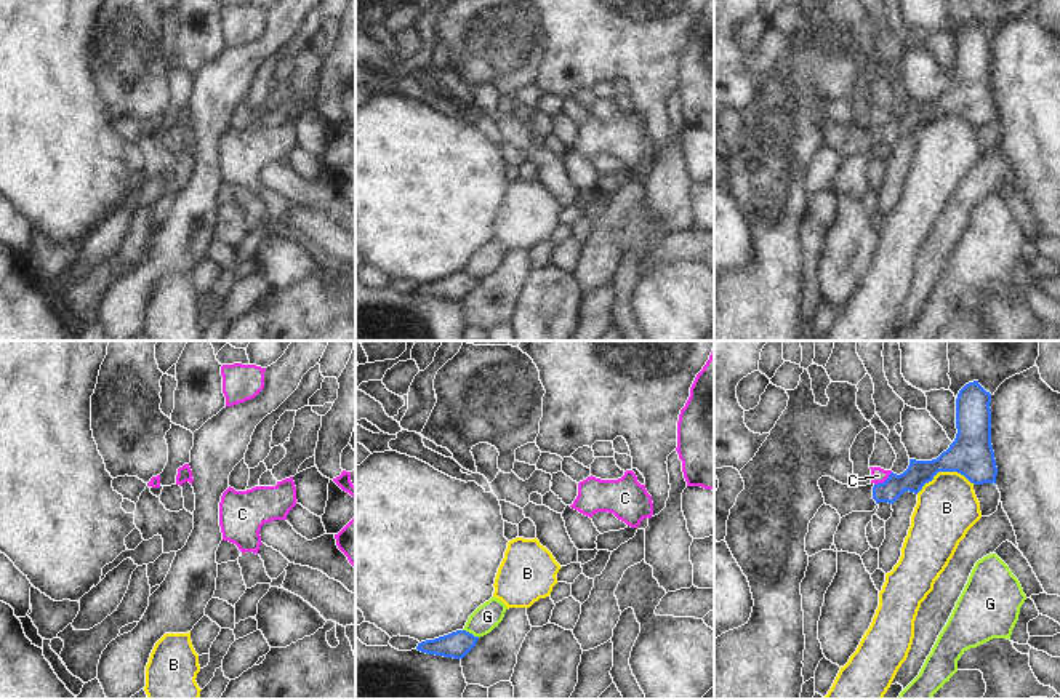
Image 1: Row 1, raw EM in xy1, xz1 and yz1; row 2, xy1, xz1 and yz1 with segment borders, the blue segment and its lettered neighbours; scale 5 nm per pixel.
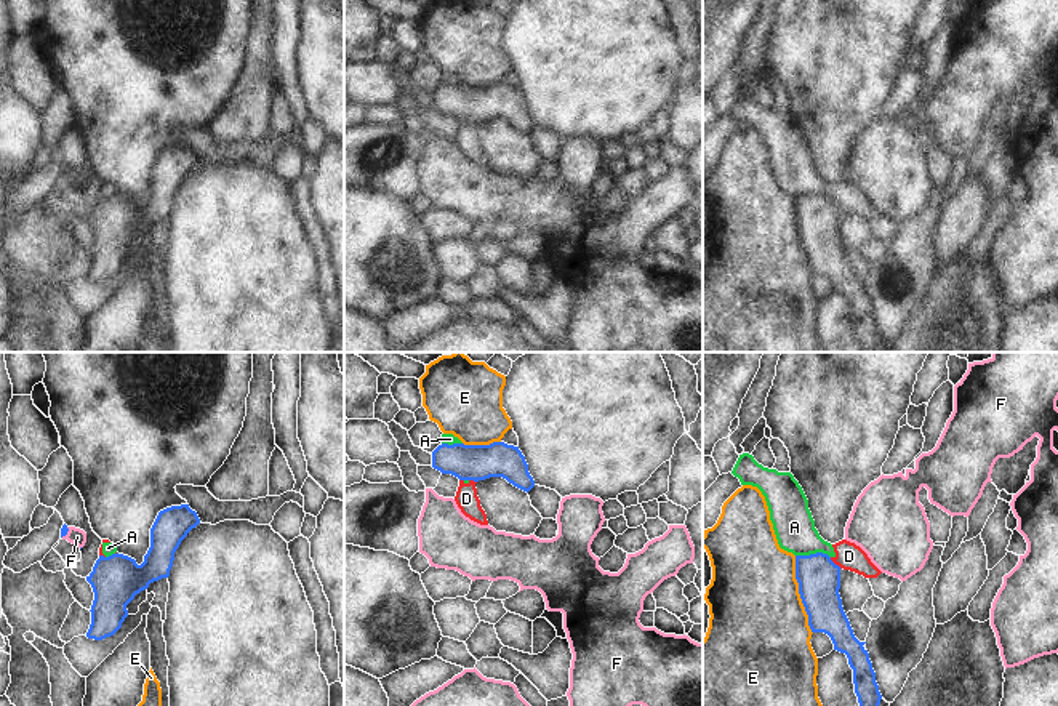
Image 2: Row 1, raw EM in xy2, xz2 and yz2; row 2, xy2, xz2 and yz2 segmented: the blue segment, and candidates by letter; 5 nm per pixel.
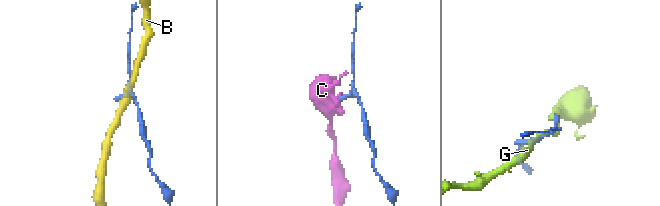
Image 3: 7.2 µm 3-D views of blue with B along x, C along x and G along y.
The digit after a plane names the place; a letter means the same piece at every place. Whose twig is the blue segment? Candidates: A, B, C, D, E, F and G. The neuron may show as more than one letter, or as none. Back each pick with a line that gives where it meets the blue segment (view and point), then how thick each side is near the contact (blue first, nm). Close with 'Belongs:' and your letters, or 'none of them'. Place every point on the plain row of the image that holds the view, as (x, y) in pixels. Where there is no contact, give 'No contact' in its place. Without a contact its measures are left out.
Belongs: none of them.

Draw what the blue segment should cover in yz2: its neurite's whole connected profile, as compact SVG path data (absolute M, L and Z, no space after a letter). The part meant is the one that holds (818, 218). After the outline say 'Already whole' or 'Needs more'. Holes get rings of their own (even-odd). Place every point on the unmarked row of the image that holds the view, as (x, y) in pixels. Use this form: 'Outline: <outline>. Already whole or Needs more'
Outline: M816 194L810 197L796 197L796 221L799 224L799 235L805 253L808 256L808 267L812 274L824 274L831 279L834 291L845 295L848 306L853 311L855 335L861 352L879 352L882 336L876 323L876 314L869 301L868 291L863 288L866 283L860 283L850 263L844 253L840 231L840 208L836 207L828 195Z. Already whole.

